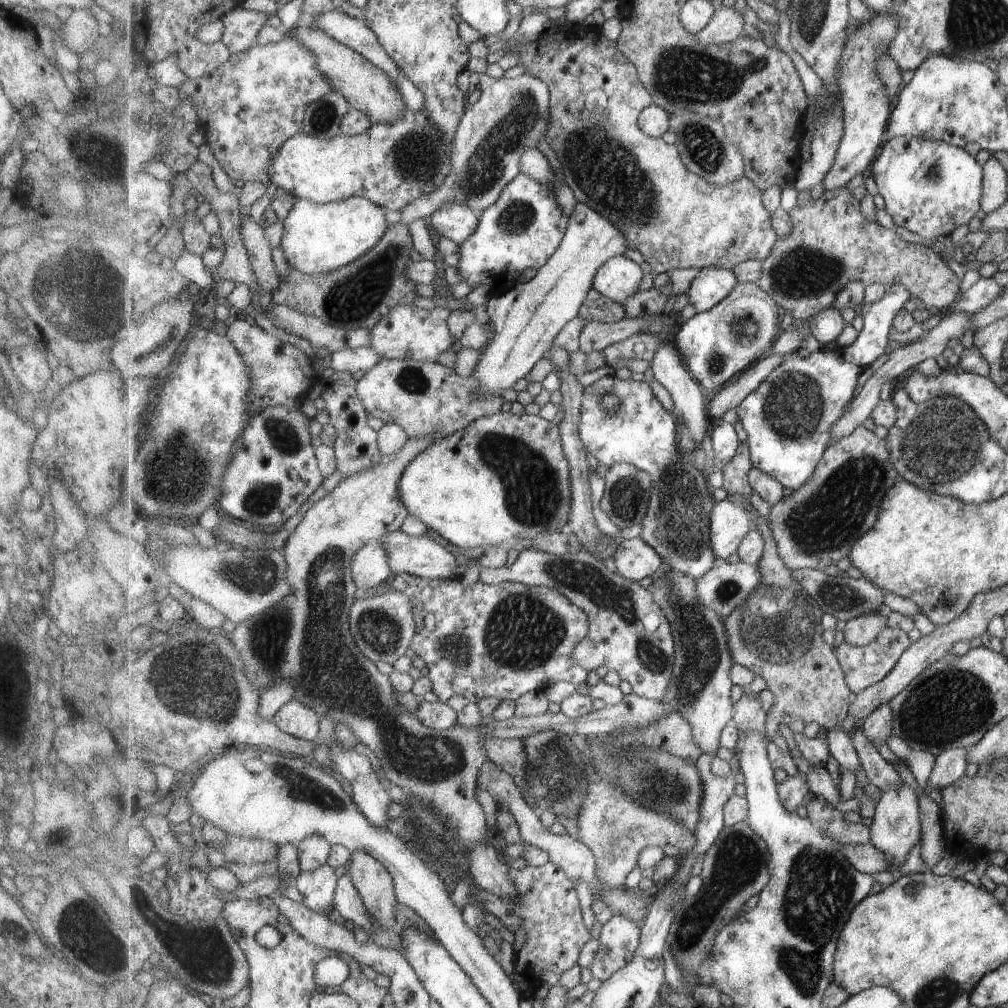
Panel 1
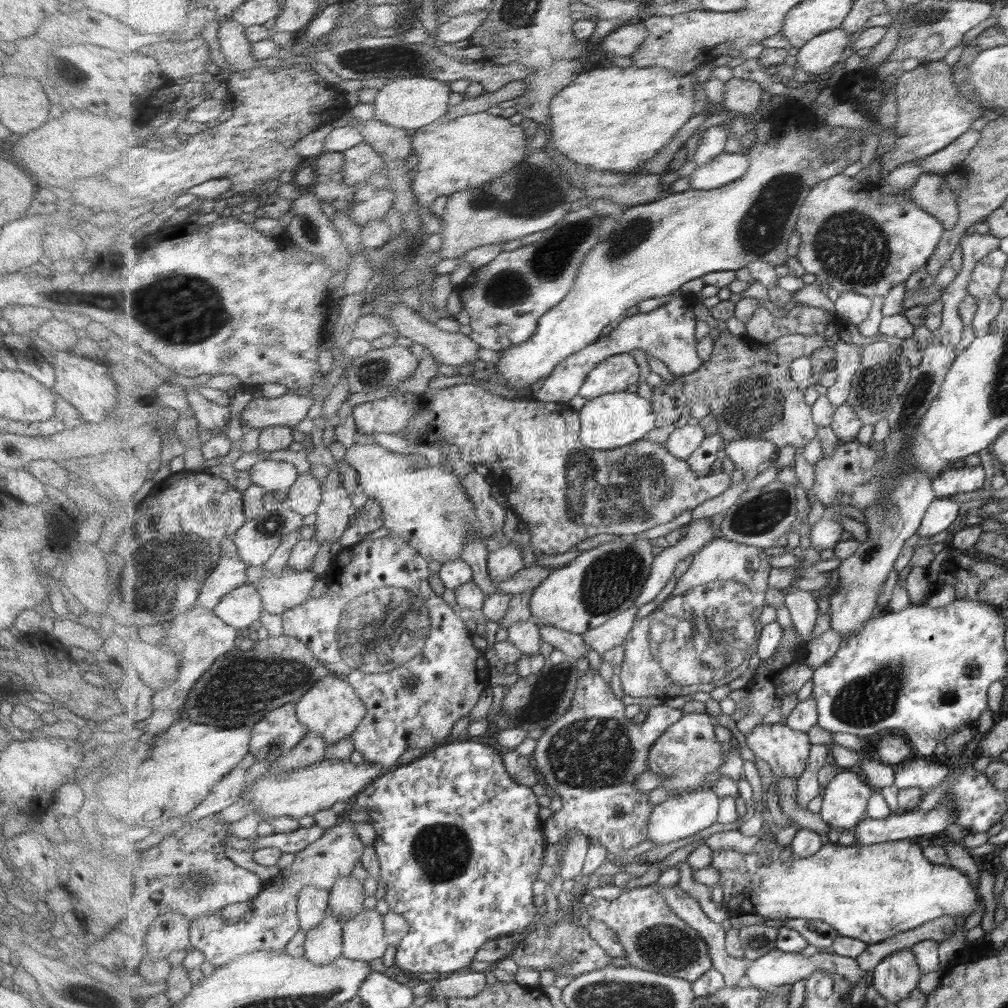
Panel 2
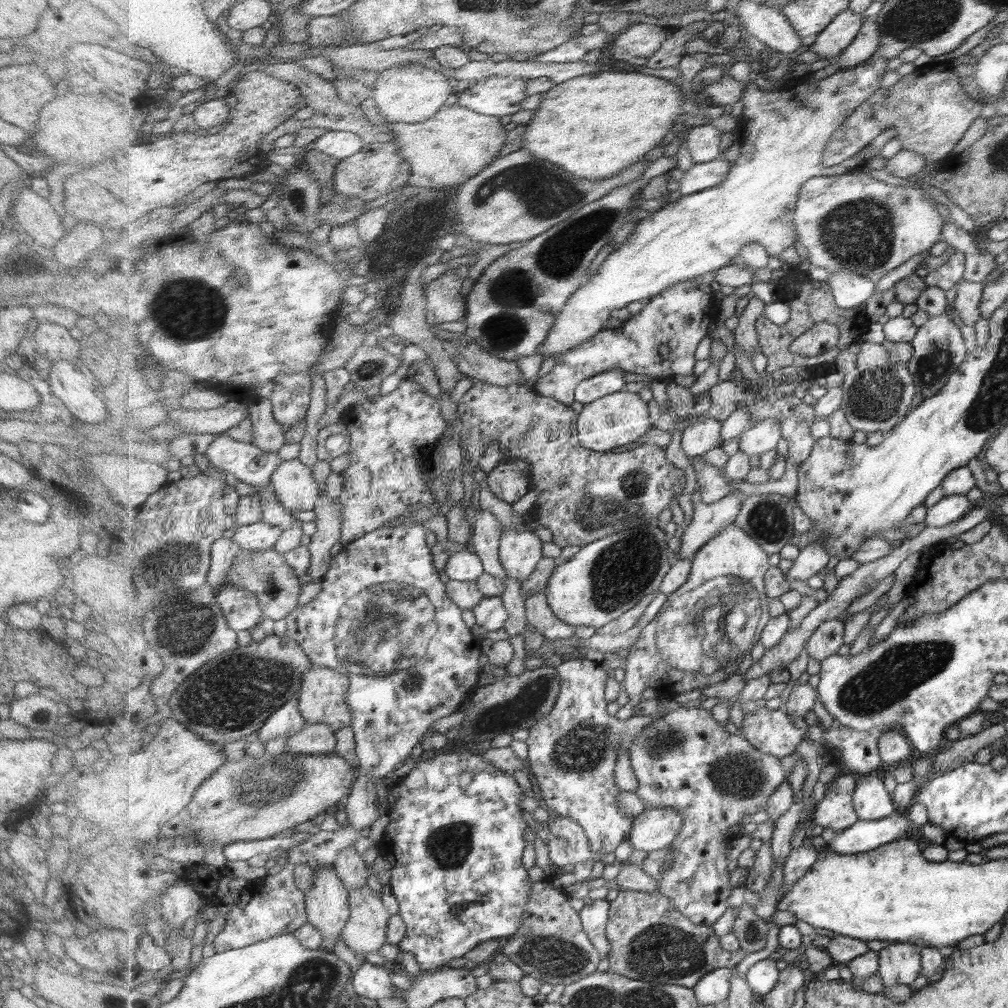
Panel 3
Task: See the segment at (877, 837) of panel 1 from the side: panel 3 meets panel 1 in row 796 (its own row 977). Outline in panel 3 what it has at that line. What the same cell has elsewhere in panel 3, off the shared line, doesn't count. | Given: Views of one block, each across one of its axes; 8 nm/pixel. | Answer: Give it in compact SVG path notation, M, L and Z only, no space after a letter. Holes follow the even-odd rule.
M892 942L878 953L878 975L884 986L910 985L920 978L922 947L915 943Z

